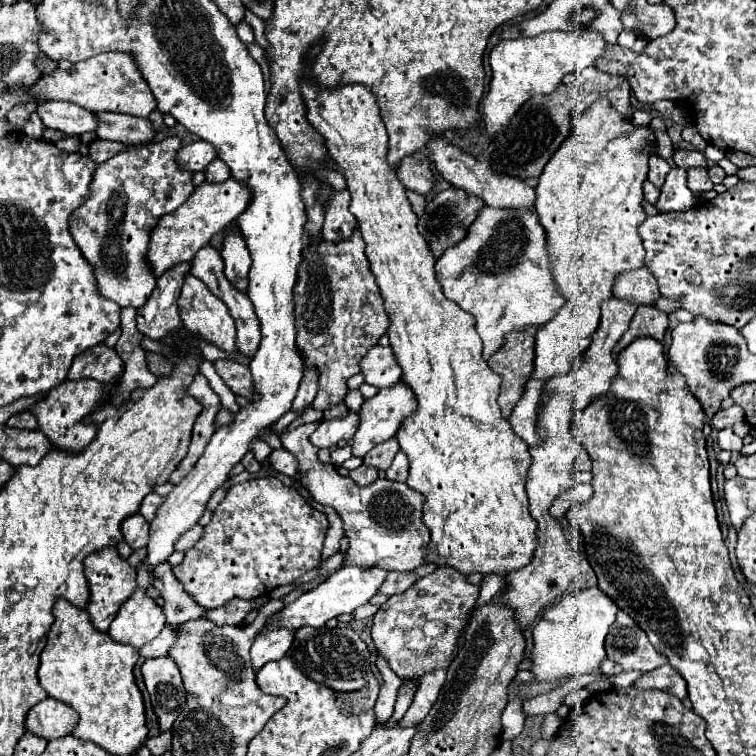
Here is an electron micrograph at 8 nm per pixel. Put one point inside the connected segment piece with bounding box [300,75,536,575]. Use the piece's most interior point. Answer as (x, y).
(465, 459)

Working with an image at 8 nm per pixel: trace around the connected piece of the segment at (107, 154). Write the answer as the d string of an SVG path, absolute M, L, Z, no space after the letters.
M96 139L90 143L90 157L96 161L96 163L104 163L106 159L110 159L112 155L116 155L118 151L124 151L128 149L128 145L122 145L122 143L112 143L112 141L102 141L102 139Z

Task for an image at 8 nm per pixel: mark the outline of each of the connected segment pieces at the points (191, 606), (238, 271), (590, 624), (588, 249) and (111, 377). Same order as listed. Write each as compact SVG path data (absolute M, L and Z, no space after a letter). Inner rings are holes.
M168 561L158 563L152 567L152 585L160 591L164 599L164 613L170 625L180 625L188 619L202 619L206 617L208 609L198 605L182 587L182 583L174 577L172 567Z
M230 223L226 227L226 241L222 249L222 259L224 259L224 275L226 279L242 293L248 289L248 269L250 269L250 253L248 247L236 227L236 223Z
M588 587L578 593L566 595L546 609L540 623L534 627L534 647L530 653L532 675L536 683L552 683L564 677L592 673L606 659L604 639L618 613L616 603L608 599L598 587Z
M598 99L588 111L572 119L570 134L546 163L542 183L538 179L536 187L536 211L548 235L554 279L566 303L562 311L536 333L532 379L550 379L572 367L574 359L592 343L590 337L600 323L600 303L612 295L614 277L626 269L638 269L644 265L644 245L638 235L638 225L646 219L642 209L642 185L648 175L648 159L652 153L658 153L654 131L650 127L636 129L626 115L612 109L608 99Z
M96 345L90 347L88 351L82 351L80 355L76 355L70 371L68 371L68 379L76 381L76 379L96 379L104 385L114 383L120 375L124 373L124 363L118 357L118 353L112 347Z

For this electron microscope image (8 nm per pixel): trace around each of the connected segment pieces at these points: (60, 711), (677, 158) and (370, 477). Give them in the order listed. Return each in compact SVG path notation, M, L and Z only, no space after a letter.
M46 697L38 705L34 705L26 717L26 729L46 741L60 739L72 733L78 723L78 713L52 697Z
M674 151L674 163L682 169L690 167L708 167L708 161L698 151Z
M362 463L358 469L350 471L350 477L352 477L358 485L370 485L370 483L374 483L374 481L378 479L378 469Z

